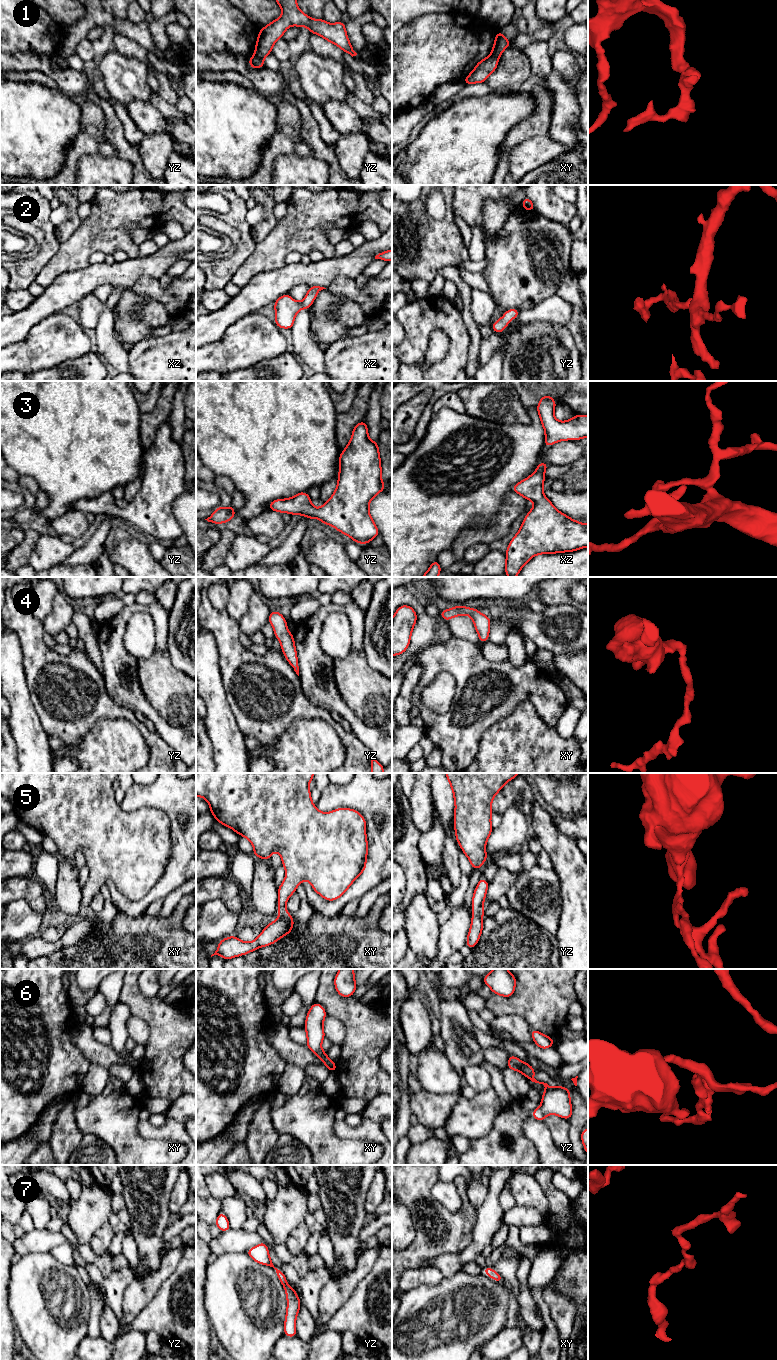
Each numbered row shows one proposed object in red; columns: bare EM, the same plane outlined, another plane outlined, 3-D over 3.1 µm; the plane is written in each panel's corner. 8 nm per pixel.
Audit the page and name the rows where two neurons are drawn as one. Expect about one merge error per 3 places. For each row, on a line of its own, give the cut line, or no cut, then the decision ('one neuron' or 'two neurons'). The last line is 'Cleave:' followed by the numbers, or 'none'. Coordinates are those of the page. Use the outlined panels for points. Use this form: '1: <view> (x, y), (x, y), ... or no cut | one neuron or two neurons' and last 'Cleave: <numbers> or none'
1: yz (255, 53), (262, 59) | two neurons
2: no cut | one neuron
3: no cut | one neuron
4: no cut | one neuron
5: no cut | one neuron
6: yz (522, 1062), (518, 1070) | two neurons
7: no cut | one neuron
Cleave: 1, 6

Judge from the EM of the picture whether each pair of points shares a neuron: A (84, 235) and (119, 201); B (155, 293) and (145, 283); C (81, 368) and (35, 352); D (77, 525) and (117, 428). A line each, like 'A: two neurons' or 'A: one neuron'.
A: one neuron
B: one neuron
C: two neurons
D: two neurons

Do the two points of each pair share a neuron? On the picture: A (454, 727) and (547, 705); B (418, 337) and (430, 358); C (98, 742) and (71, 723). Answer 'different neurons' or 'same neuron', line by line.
A: same neuron
B: different neurons
C: different neurons

